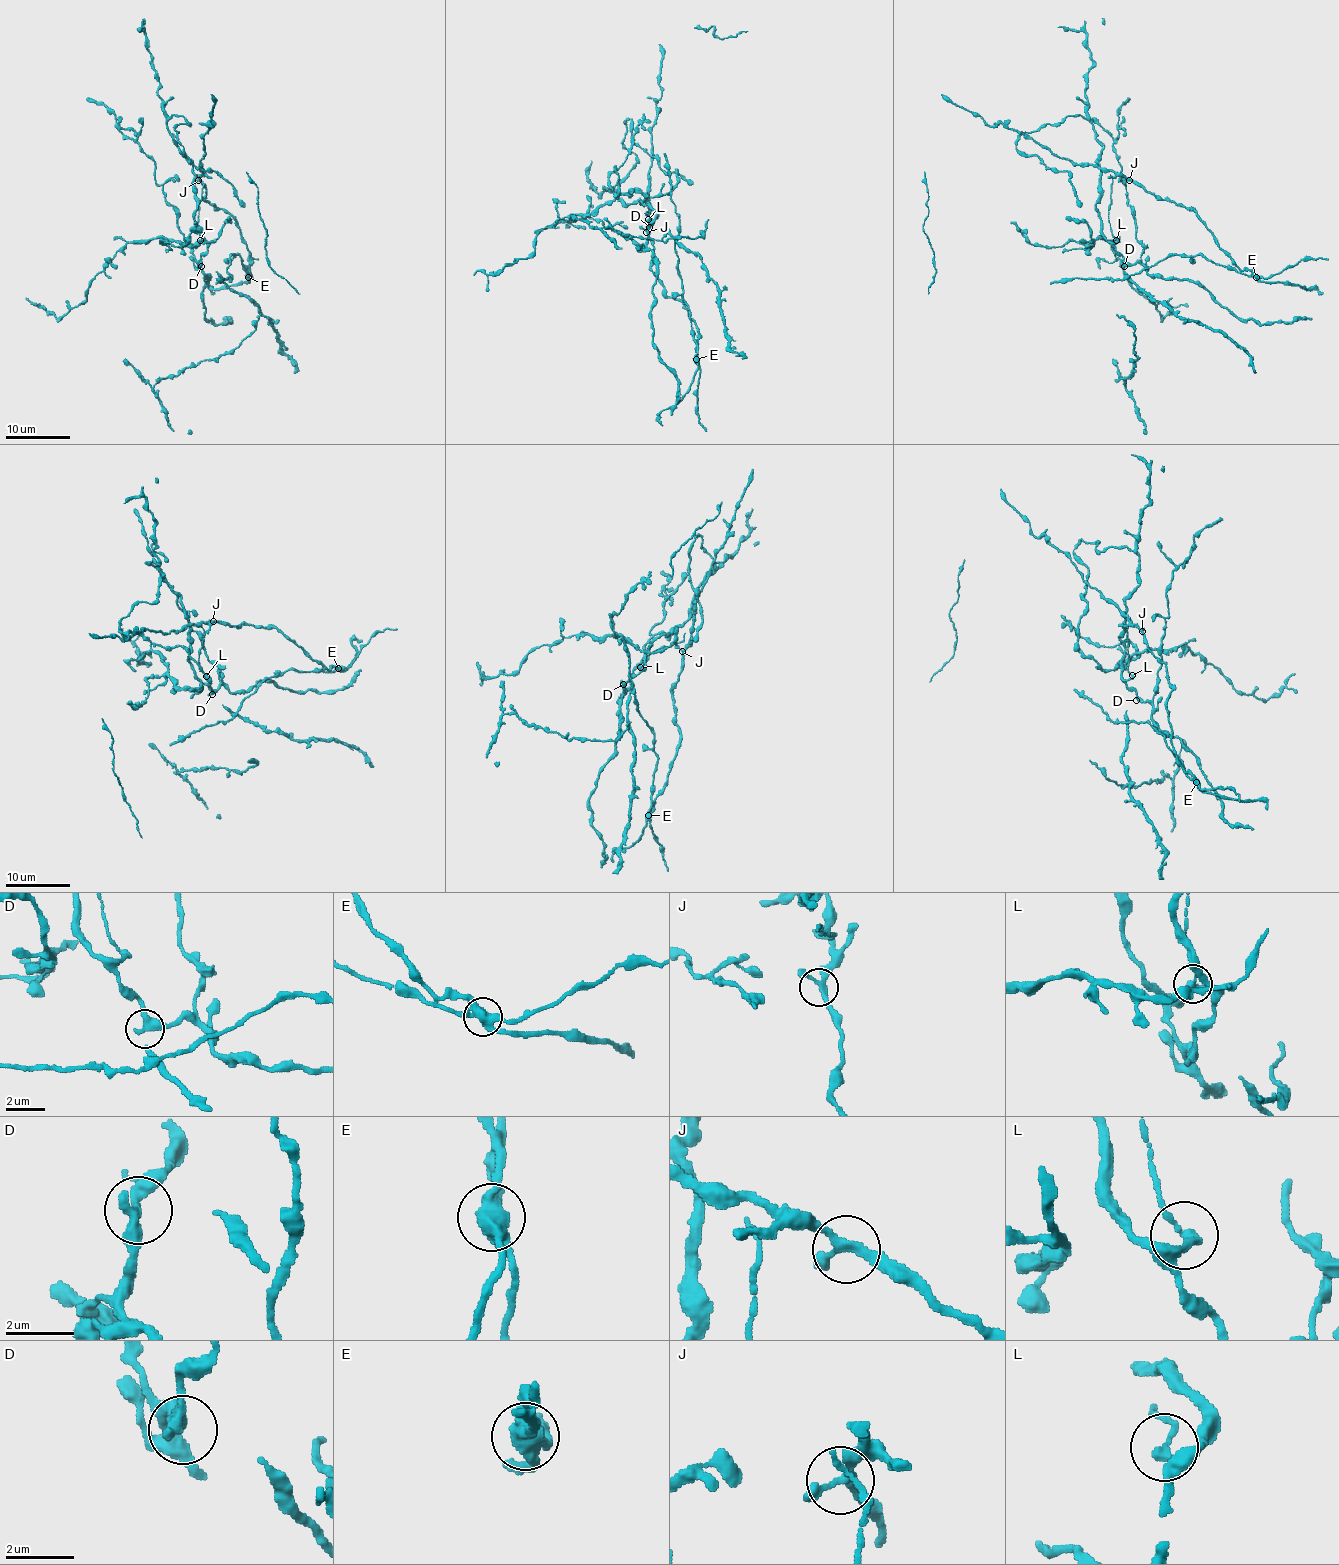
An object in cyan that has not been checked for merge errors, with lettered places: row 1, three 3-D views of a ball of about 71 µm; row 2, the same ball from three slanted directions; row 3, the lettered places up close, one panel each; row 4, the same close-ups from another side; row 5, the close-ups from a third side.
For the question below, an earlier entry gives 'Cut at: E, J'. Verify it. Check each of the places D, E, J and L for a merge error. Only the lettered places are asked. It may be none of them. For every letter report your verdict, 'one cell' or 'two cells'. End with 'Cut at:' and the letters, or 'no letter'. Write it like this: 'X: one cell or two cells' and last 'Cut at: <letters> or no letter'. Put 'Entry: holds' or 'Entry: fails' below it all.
D: one cell
E: two cells
J: one cell
L: two cells
Cut at: E, L
Entry: fails

